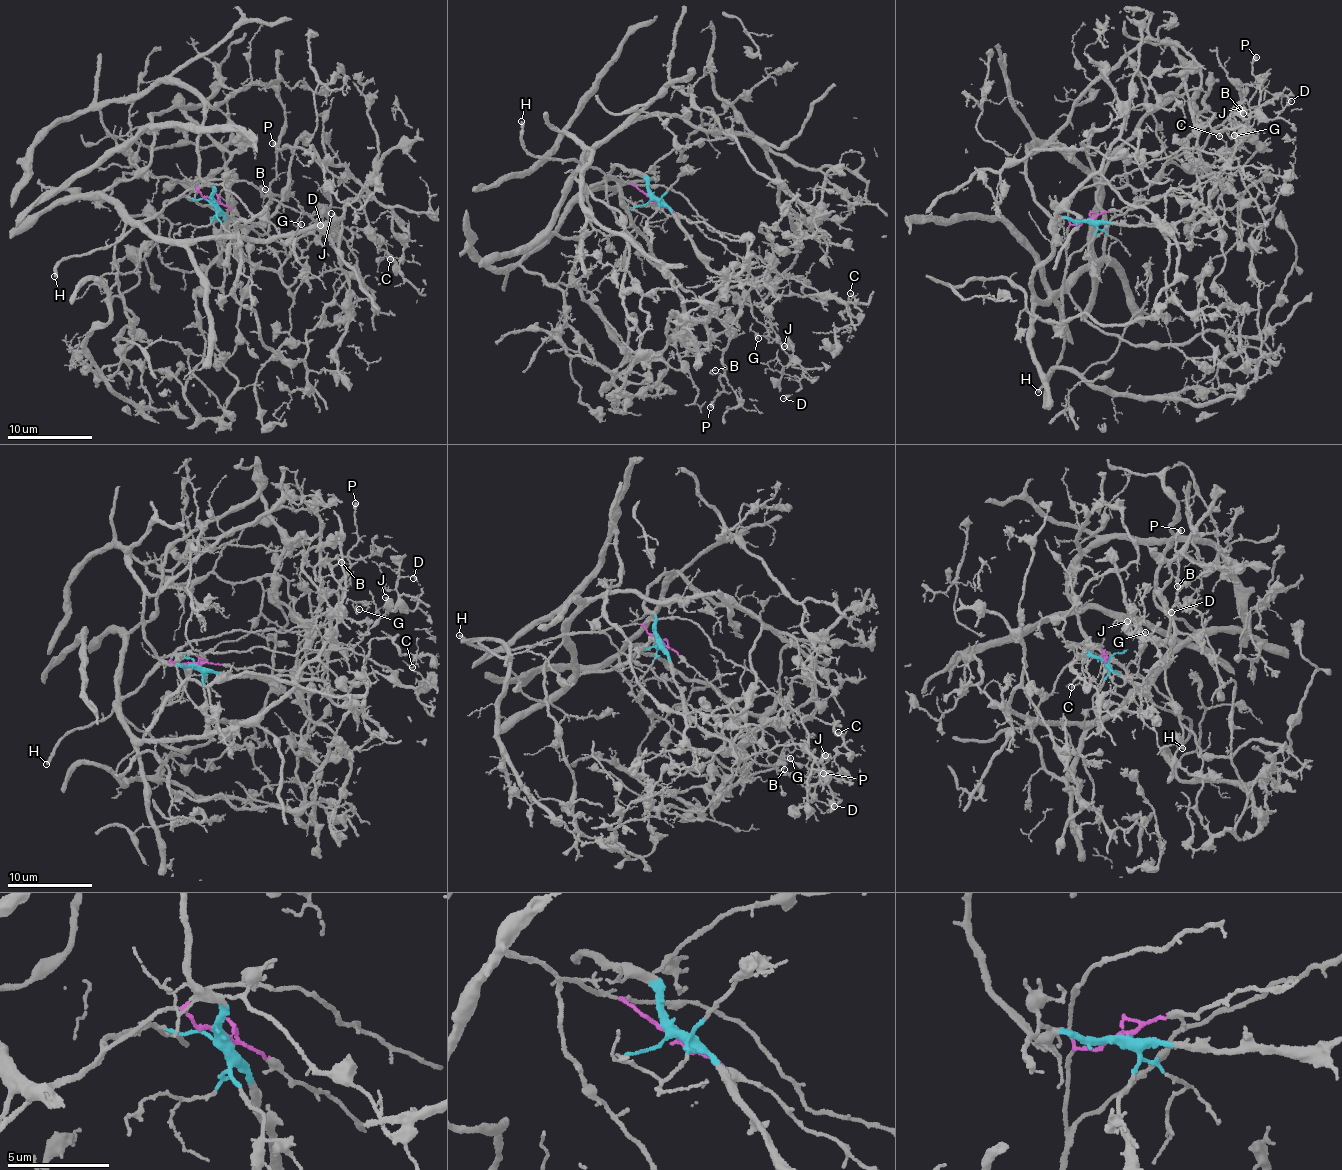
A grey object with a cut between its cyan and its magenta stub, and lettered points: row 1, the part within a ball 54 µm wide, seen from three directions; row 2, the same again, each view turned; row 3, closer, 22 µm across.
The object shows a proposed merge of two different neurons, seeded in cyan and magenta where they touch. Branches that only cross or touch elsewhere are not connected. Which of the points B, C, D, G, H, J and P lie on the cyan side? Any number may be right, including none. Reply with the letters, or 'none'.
none

